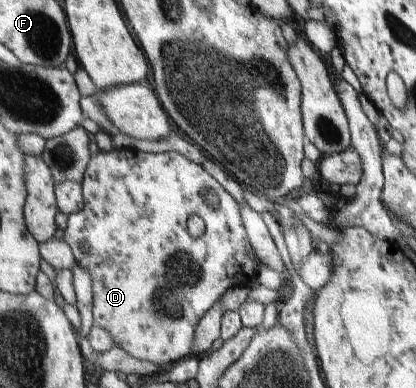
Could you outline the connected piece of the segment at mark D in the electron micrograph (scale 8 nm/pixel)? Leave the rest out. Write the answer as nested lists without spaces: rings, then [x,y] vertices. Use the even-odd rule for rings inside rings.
[[[132,147],[110,150],[110,152],[100,151],[90,158],[90,163],[88,164],[88,168],[86,168],[86,173],[81,183],[84,206],[78,213],[69,216],[67,229],[63,235],[70,248],[72,248],[77,263],[82,264],[84,268],[88,268],[90,274],[92,274],[95,324],[104,326],[114,336],[114,340],[118,342],[118,345],[136,359],[154,362],[159,367],[165,368],[188,359],[194,353],[194,340],[196,340],[194,336],[197,333],[196,327],[209,310],[214,308],[216,302],[219,302],[230,288],[239,286],[250,287],[252,282],[257,281],[255,276],[256,262],[248,254],[248,246],[253,245],[246,231],[246,224],[244,224],[244,218],[242,218],[242,208],[239,206],[240,203],[209,171],[206,171],[205,167],[192,162],[192,160],[186,158],[185,155],[179,154],[177,151],[152,154],[133,149]],[[208,190],[214,190],[218,194],[218,198],[220,198],[220,204],[218,206],[210,206],[206,202],[206,194],[204,192],[208,192]],[[194,215],[201,217],[206,225],[204,234],[197,238],[194,238],[188,232],[188,220],[190,220],[190,216]],[[82,242],[88,244],[89,250],[82,251]]]

